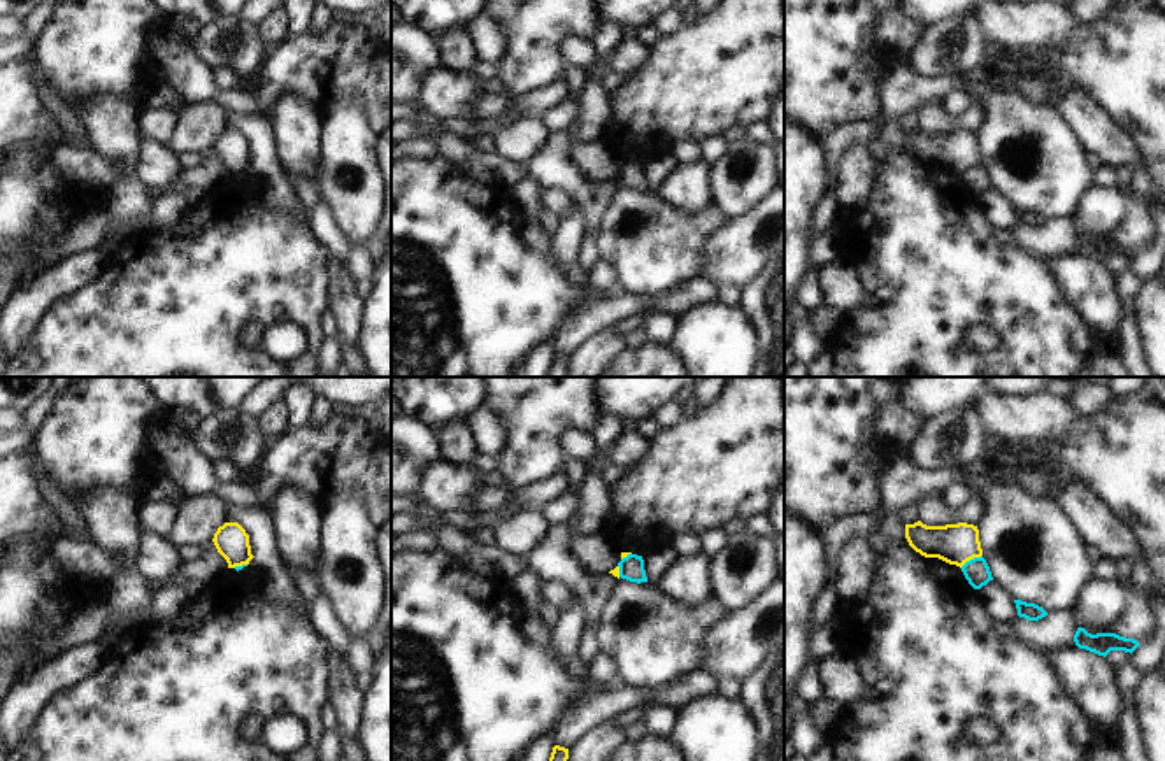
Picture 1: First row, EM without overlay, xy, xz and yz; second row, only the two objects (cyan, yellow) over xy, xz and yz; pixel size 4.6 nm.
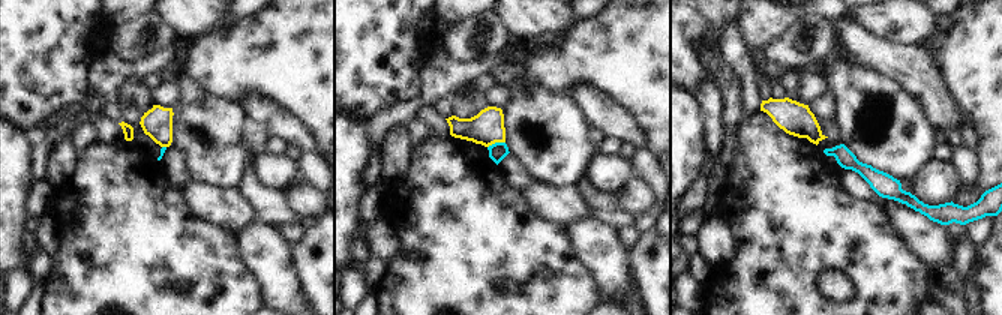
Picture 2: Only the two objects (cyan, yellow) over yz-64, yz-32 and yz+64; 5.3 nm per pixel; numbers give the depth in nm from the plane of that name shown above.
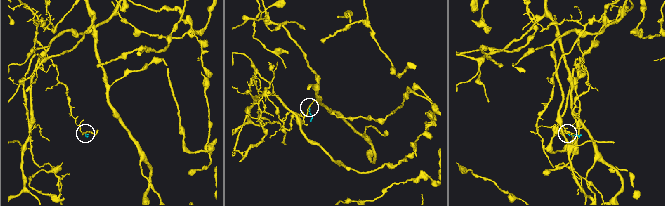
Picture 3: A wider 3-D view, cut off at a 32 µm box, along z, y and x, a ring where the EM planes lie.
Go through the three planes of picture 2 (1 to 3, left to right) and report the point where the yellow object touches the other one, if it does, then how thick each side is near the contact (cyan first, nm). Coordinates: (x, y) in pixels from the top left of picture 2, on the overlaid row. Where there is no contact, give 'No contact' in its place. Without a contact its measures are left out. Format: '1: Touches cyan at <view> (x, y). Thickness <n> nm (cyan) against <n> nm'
1: Touches cyan at yz-64 (164, 147). Thickness 30 nm (cyan) against 160 nm
2: Touches cyan at yz-32 (495, 143). Thickness 100 nm (cyan) against 180 nm
3: No contact.

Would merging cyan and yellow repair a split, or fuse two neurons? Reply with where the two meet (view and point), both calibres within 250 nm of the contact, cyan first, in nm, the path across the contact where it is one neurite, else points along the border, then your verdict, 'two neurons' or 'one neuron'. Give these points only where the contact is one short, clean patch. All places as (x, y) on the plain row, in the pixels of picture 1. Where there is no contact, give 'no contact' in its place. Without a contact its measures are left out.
yz (971, 167) | 120/190 nm | along yz (981, 162), (960, 174) | two neurons

